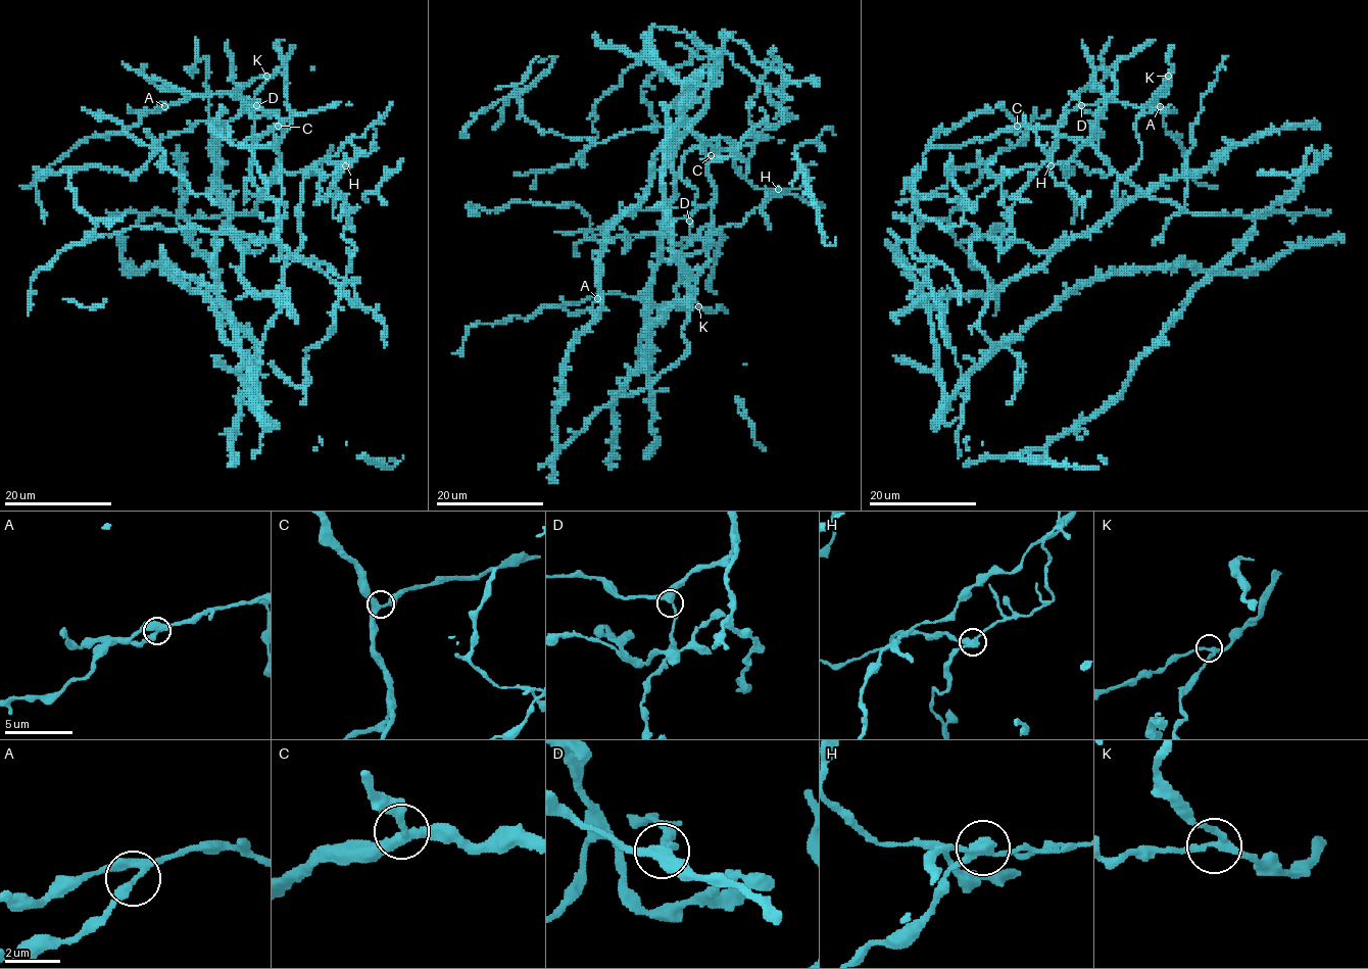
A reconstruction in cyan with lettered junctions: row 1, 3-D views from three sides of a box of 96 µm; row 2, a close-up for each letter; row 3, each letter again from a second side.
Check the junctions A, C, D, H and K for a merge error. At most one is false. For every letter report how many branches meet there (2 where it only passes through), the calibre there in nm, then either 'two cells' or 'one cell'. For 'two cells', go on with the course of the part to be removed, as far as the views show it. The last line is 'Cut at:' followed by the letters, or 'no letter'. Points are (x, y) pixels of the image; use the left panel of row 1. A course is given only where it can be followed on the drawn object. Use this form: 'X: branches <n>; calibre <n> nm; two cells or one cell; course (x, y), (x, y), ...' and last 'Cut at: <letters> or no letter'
A: branches 3; calibre 240 nm; one cell
C: branches 3; calibre 340 nm; one cell
D: branches 3; calibre 320 nm; one cell
H: branches 3; calibre 320 nm; two cells; course (346, 164), (377, 147), (373, 126), (380, 113)
K: branches 3; calibre 240 nm; one cell
Cut at: H

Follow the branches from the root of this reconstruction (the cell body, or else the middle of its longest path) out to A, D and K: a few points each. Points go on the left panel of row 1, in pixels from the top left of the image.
A: (301, 192), (322, 159), (351, 140), (356, 154), (274, 175), (282, 123), (247, 105), (266, 77), (164, 106)
D: (301, 192), (308, 172), (351, 140), (356, 155), (346, 163), (315, 162), (274, 175), (282, 123), (256, 105)
K: (301, 192), (322, 159), (351, 140), (356, 154), (274, 175), (282, 123), (255, 100), (247, 105), (266, 76)

